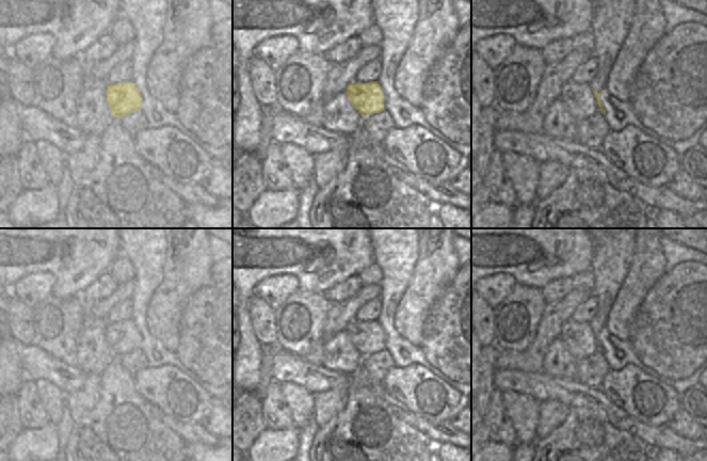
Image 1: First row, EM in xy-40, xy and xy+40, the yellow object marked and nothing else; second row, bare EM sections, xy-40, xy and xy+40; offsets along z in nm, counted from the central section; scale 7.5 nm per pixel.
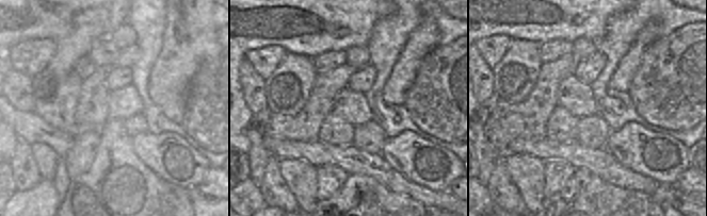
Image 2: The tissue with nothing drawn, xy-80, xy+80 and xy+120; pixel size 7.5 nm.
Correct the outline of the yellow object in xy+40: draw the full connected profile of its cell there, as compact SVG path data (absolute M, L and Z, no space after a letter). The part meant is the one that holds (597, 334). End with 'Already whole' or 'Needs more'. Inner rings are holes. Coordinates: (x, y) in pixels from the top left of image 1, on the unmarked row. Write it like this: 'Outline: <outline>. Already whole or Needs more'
Outline: M590 323L573 324L565 336L565 350L575 359L588 356L594 352L601 352L606 357L606 349L599 338L604 330L597 332Z. Needs more

